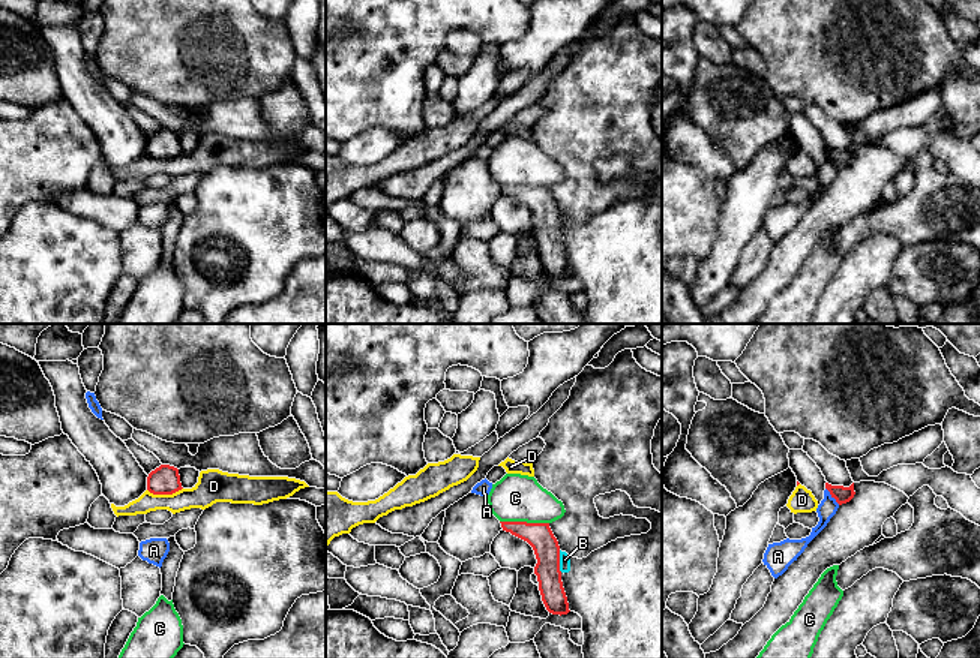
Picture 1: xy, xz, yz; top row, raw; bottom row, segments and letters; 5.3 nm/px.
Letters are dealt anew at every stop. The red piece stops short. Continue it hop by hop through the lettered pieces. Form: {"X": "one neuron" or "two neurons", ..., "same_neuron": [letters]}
{"A": "two neurons", "B": "two neurons", "C": "two neurons", "D": "two neurons", "same_neuron": []}

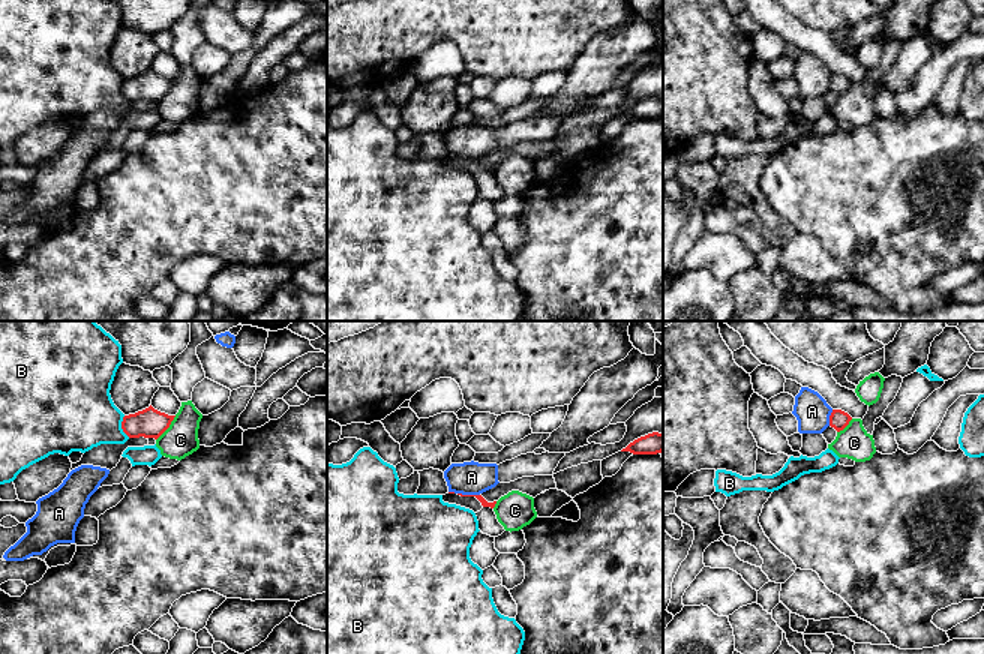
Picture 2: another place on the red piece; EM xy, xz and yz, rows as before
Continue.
{"A": "two neurons", "B": "two neurons", "C": "two neurons", "same_neuron": []}

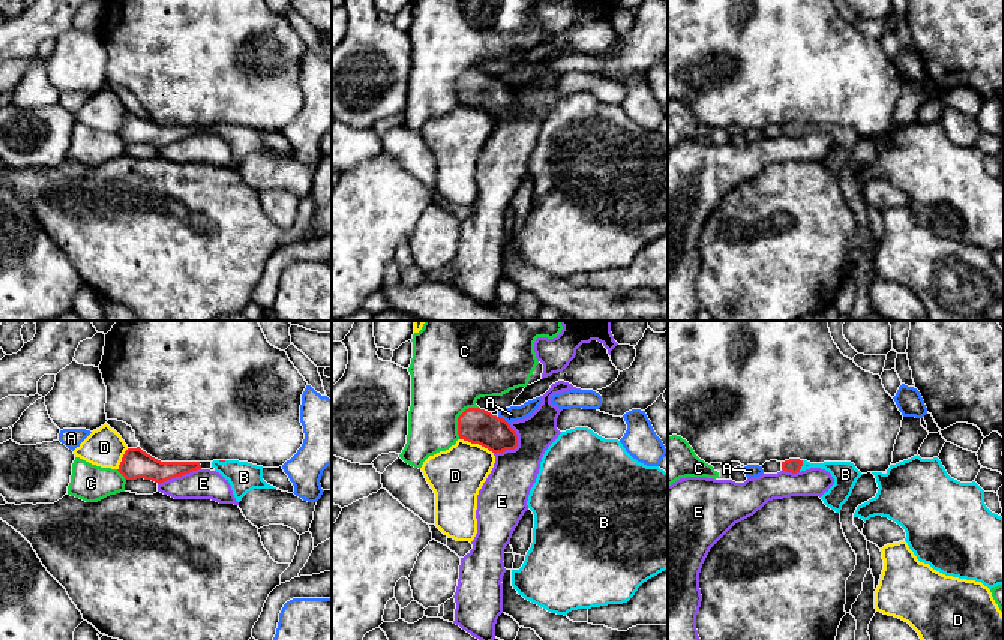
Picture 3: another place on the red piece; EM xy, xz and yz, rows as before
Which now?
{"A": "two neurons", "B": "one neuron", "C": "two neurons", "D": "two neurons", "E": "two neurons", "same_neuron": ["B"]}

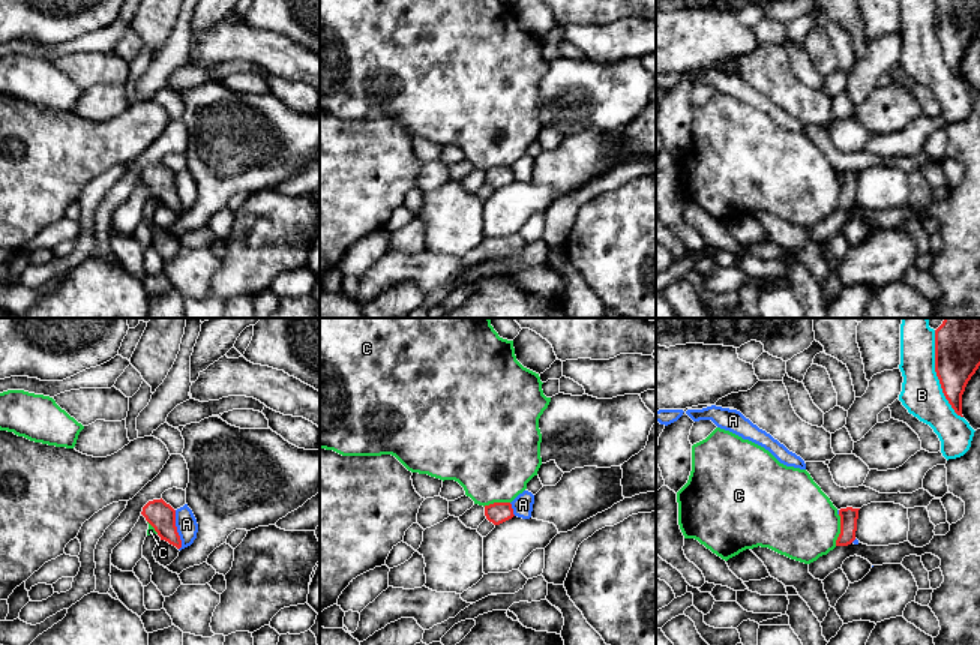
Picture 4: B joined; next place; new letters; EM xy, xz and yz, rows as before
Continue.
{"A": "two neurons", "B": "two neurons", "C": "two neurons", "same_neuron": []}

